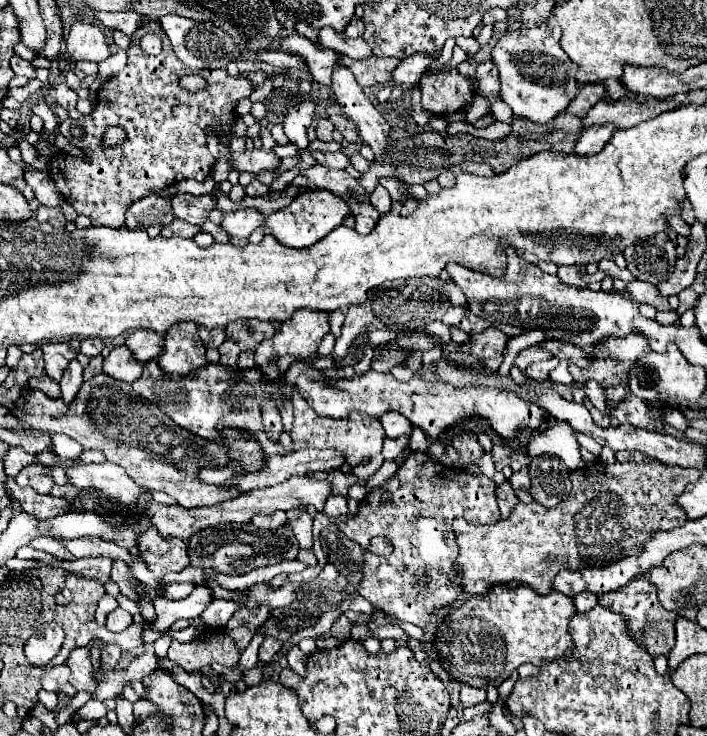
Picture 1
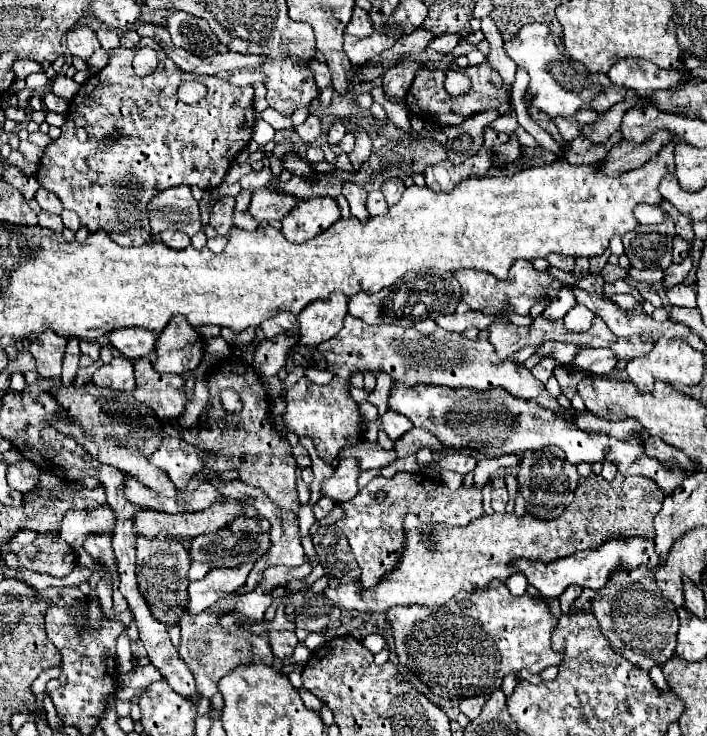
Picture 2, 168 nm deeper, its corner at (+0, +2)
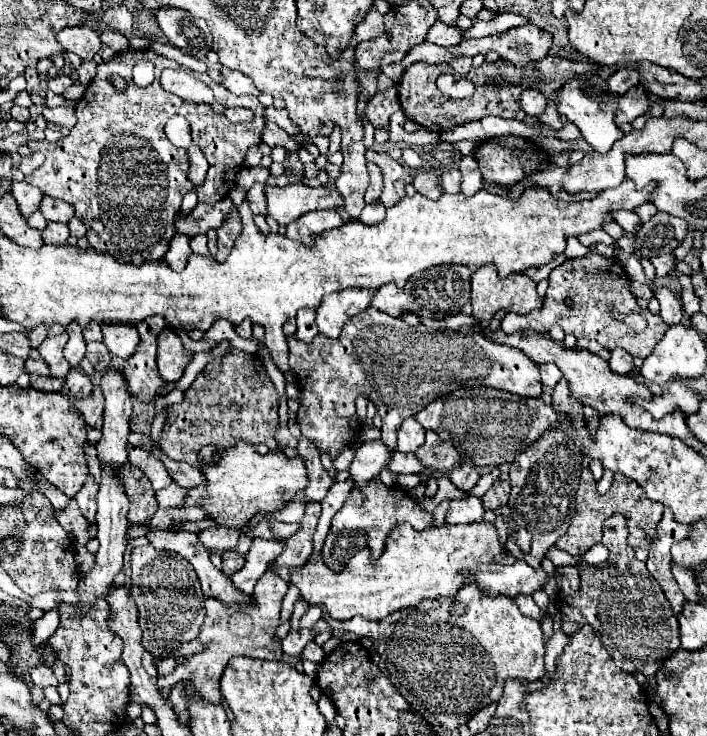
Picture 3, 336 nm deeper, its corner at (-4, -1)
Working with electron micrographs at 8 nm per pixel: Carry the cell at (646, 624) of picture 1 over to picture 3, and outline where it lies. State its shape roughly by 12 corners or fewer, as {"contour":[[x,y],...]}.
{"contour":[[609,516],[609,558],[559,596],[567,636],[589,624],[617,668],[653,678],[681,646],[665,592]]}

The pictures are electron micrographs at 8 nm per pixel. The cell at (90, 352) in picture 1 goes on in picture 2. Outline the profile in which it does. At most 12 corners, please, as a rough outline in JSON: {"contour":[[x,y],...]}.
{"contour":[[81,341],[83,355],[93,361],[99,361],[99,343]]}

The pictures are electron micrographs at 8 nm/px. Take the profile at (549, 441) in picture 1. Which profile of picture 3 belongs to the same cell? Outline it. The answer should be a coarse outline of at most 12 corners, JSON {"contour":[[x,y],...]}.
{"contour":[[479,496],[451,502],[447,524],[471,524],[483,520]]}

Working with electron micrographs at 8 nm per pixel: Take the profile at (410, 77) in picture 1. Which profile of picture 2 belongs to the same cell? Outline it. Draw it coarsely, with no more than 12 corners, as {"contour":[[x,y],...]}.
{"contour":[[441,35],[431,41],[429,49],[449,53],[463,35]]}

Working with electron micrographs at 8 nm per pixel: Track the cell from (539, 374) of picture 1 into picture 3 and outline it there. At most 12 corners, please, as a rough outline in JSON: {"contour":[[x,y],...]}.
{"contour":[[541,364],[543,386],[555,386],[563,378],[553,364]]}

